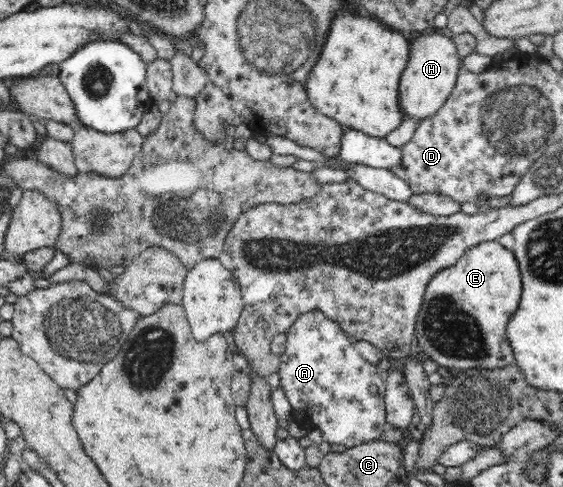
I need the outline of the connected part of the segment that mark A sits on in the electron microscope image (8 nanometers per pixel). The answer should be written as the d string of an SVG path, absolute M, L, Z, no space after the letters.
M311 311L299 315L291 325L287 332L286 349L279 356L279 387L290 402L291 419L306 434L318 429L323 441L330 446L343 445L352 448L376 441L381 437L387 424L385 380L382 371L377 365L362 357L354 348L354 343L355 340L330 317L320 311Z

